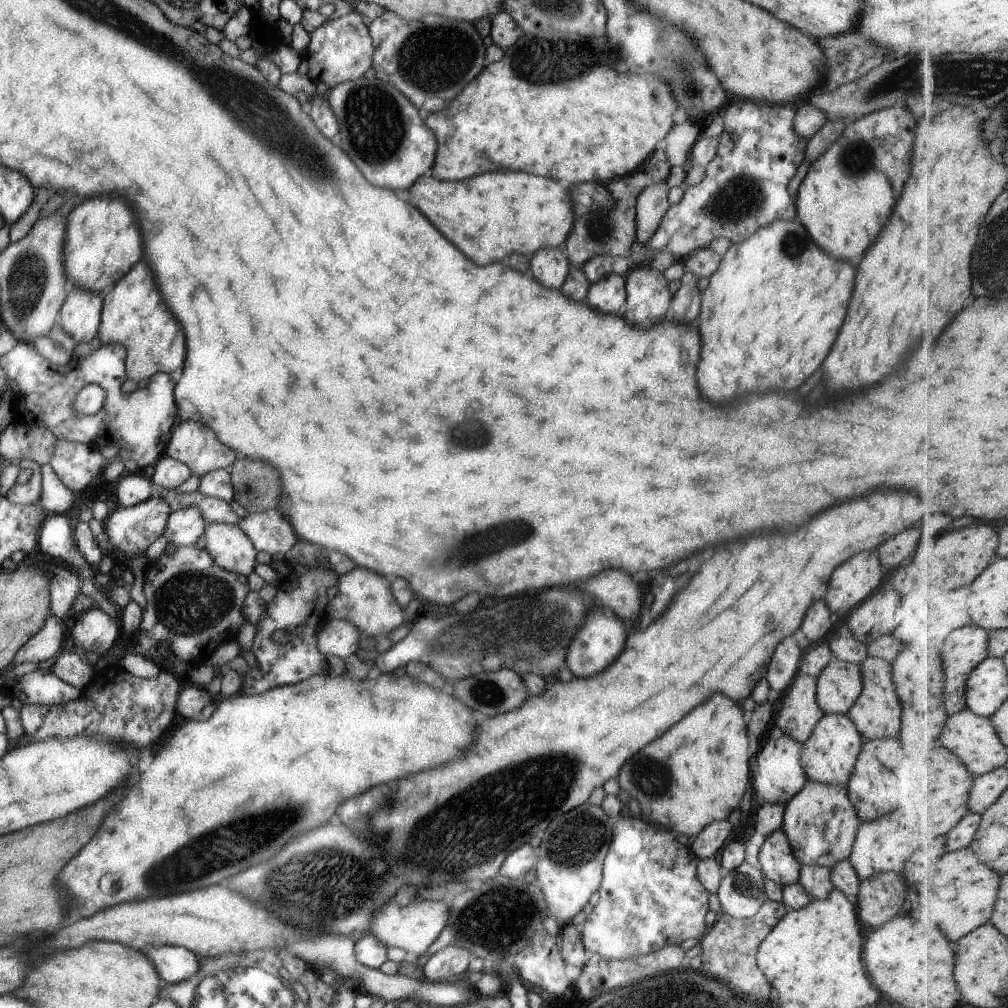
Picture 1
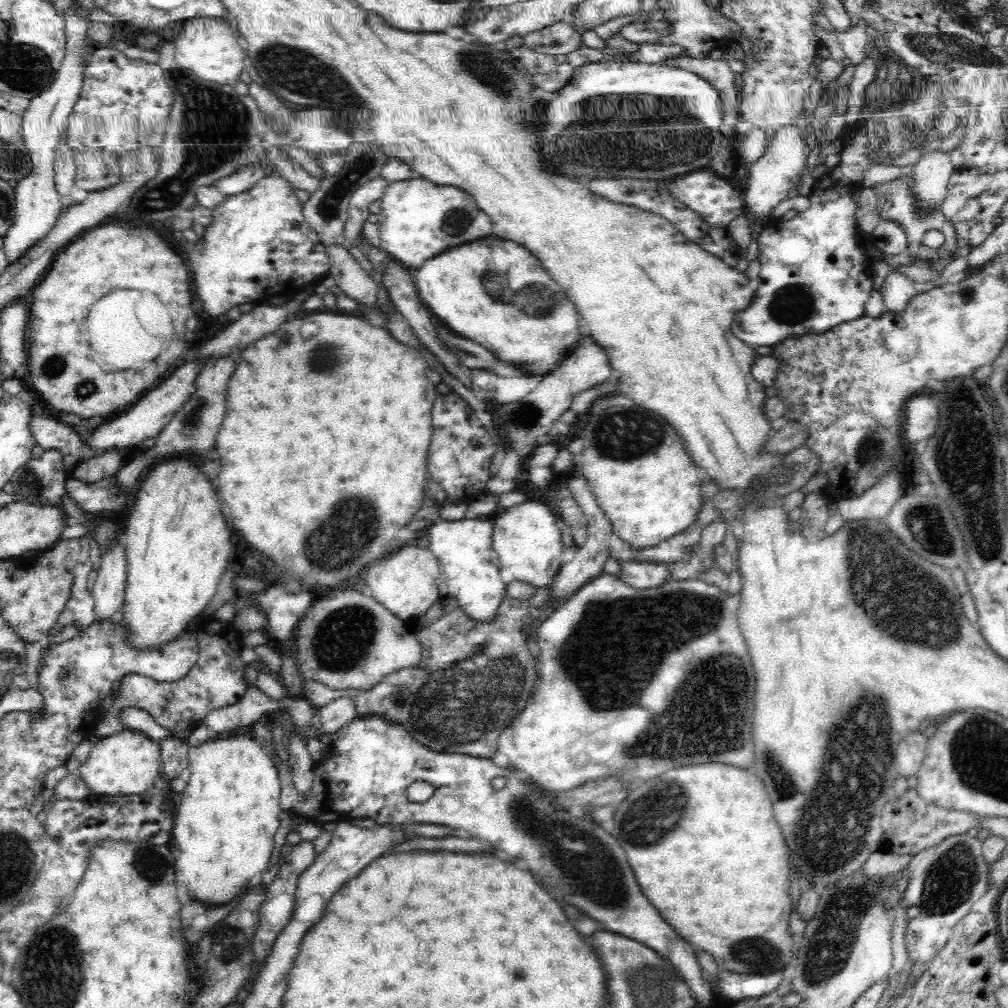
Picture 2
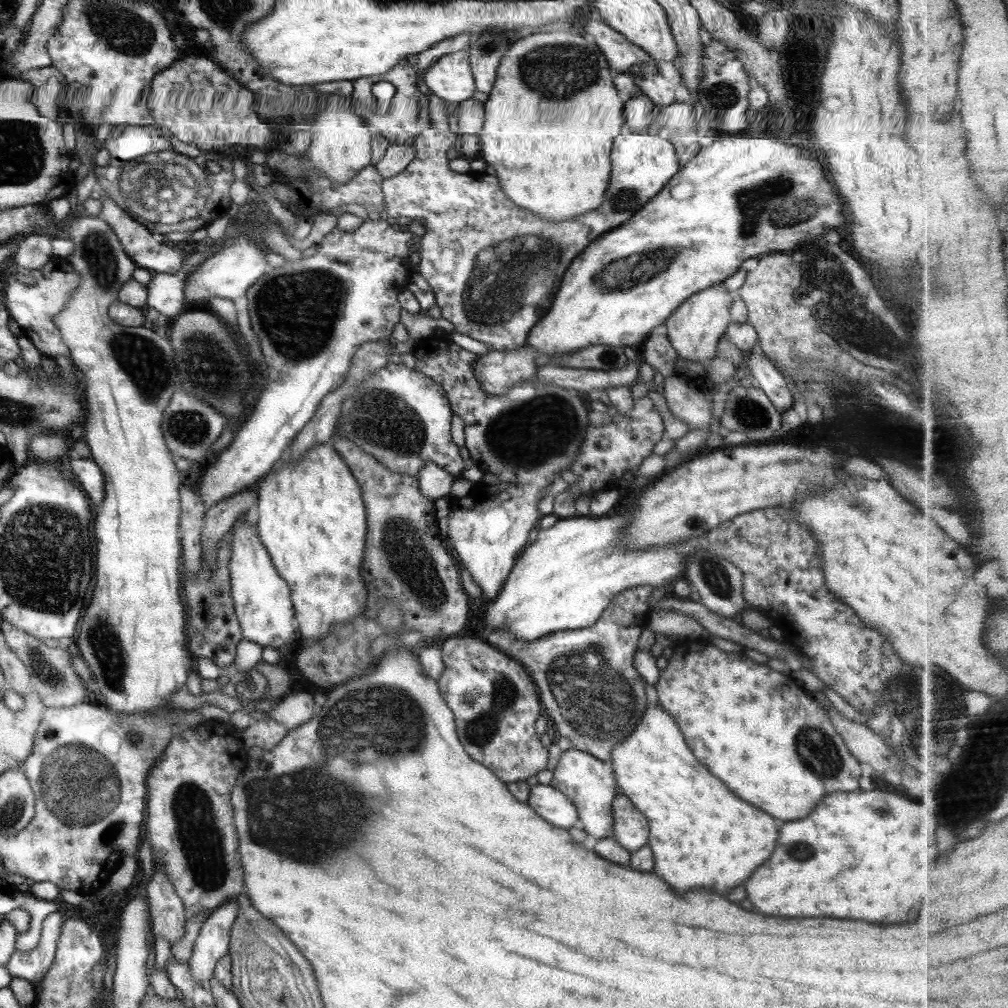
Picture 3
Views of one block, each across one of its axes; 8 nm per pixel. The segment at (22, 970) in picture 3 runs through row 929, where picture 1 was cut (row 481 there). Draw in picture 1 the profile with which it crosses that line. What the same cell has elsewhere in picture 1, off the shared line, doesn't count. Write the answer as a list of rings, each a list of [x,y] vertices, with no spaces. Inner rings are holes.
[[[50,463],[41,466],[40,473],[42,474],[42,494],[40,494],[39,506],[50,515],[74,516],[76,498],[72,490],[64,486]]]

